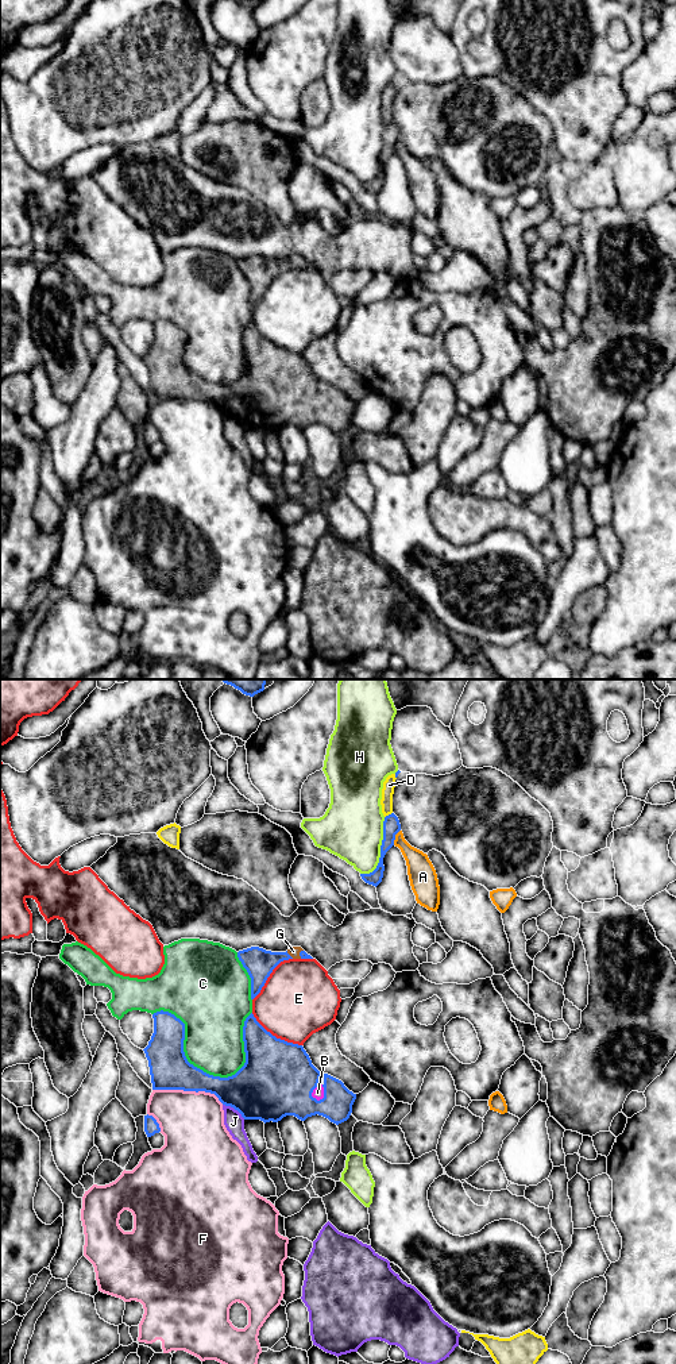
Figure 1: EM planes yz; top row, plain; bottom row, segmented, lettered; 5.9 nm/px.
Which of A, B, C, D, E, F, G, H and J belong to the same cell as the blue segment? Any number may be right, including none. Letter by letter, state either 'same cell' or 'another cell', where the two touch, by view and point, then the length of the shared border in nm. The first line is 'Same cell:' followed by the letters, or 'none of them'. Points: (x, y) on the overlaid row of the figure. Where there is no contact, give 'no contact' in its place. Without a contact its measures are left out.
Same cell: B, G
A: another cell | yz (394, 837) | 100 nm
B: same cell | yz (312, 1091) | 110 nm
C: another cell | yz (184, 1055) | 650 nm
D: another cell | yz (389, 815) | 60 nm
E: another cell | yz (274, 1036) | 360 nm
F: another cell | yz (188, 1090) | 440 nm
G: same cell | yz (289, 955) | 60 nm
H: another cell | yz (381, 850) | 380 nm
J: another cell | yz (234, 1108) | 160 nm

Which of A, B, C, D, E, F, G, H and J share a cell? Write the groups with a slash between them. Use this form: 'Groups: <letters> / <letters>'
Groups: A / B G / C / D / E / F / H / J

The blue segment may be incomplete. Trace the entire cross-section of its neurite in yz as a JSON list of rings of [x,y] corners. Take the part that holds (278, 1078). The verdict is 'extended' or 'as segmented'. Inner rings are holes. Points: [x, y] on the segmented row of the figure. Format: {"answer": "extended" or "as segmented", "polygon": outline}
{"answer": "extended", "polygon": [[[169,1012],[152,1014],[154,1033],[143,1049],[148,1060],[152,1090],[205,1091],[237,1110],[244,1120],[278,1122],[286,1116],[305,1121],[312,1116],[322,1116],[339,1125],[352,1113],[356,1094],[344,1083],[328,1074],[321,1074],[302,1045],[277,1039],[267,1032],[251,1013],[243,1026],[246,1052],[244,1066],[232,1076],[213,1076],[190,1064],[184,1052],[185,1024]]]}

